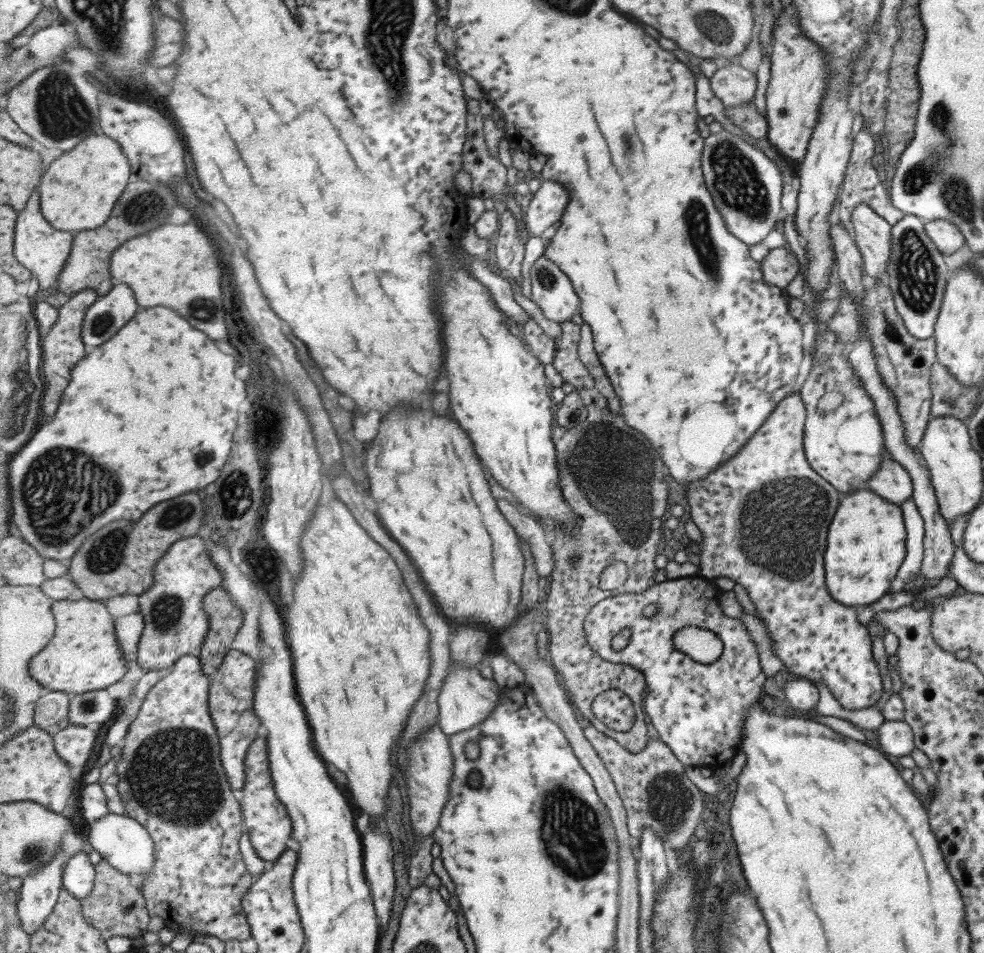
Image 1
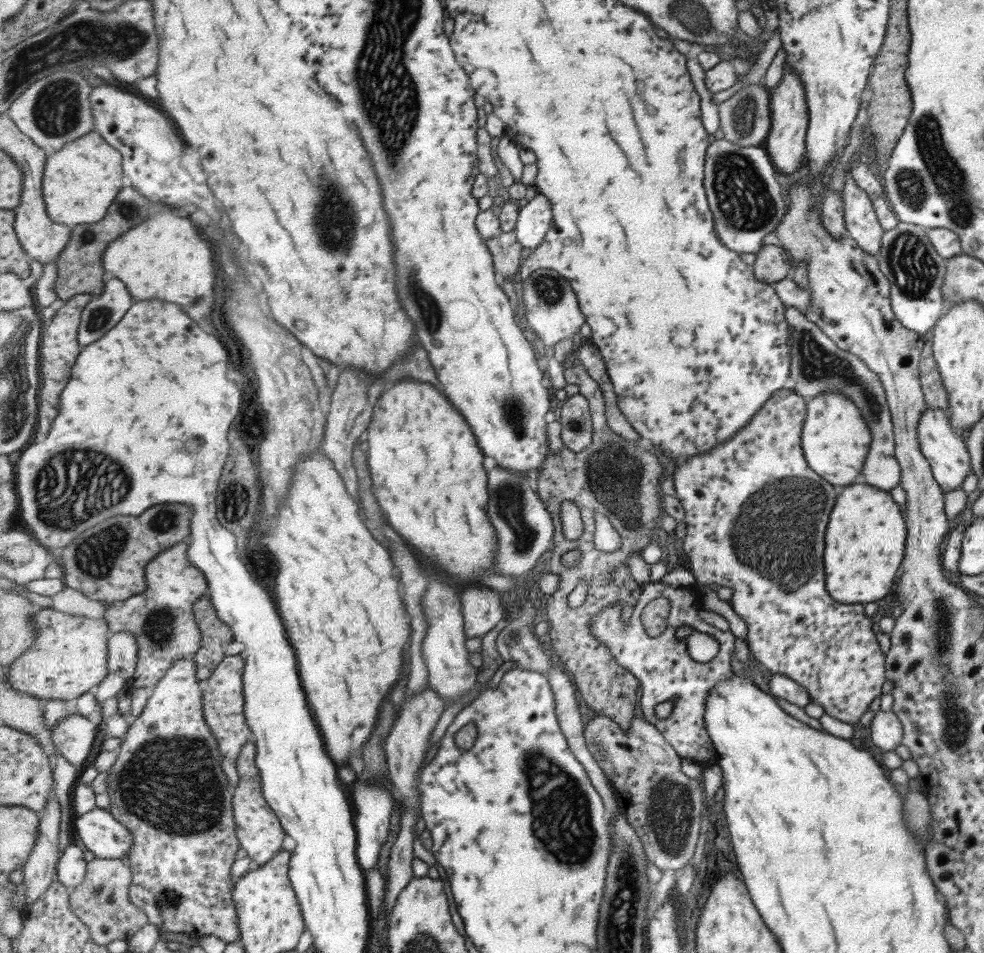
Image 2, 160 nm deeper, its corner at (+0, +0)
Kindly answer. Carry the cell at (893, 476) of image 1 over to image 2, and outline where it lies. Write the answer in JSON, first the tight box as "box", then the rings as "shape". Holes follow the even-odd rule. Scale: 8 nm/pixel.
{"box":[786,306,901,492],"shape":[[[788,306],[786,310],[786,321],[789,323],[789,327],[791,330],[791,366],[790,366],[790,377],[793,381],[792,390],[795,394],[802,395],[803,399],[809,403],[812,398],[818,396],[823,392],[828,392],[828,390],[835,390],[838,391],[839,394],[842,394],[845,398],[848,398],[858,409],[860,414],[863,417],[863,420],[867,423],[867,428],[869,429],[871,435],[871,442],[869,443],[867,449],[867,458],[865,458],[865,462],[862,464],[862,474],[864,476],[865,485],[871,486],[877,490],[887,490],[887,492],[891,492],[895,486],[901,486],[901,469],[899,469],[898,462],[895,460],[894,457],[894,442],[893,442],[893,433],[892,433],[892,422],[890,417],[890,412],[886,403],[886,398],[884,397],[884,390],[882,384],[879,382],[876,374],[871,372],[867,366],[863,364],[854,354],[845,352],[844,350],[839,350],[835,346],[835,343],[830,339],[827,338],[826,334],[821,332],[821,329],[818,327],[816,323],[811,322],[809,319],[805,317],[805,315],[800,311],[797,310],[794,306]]]}

